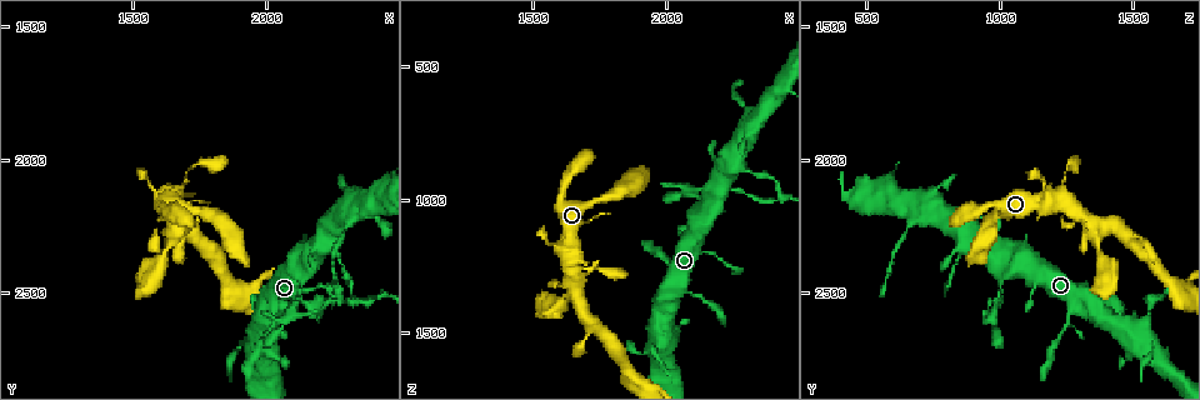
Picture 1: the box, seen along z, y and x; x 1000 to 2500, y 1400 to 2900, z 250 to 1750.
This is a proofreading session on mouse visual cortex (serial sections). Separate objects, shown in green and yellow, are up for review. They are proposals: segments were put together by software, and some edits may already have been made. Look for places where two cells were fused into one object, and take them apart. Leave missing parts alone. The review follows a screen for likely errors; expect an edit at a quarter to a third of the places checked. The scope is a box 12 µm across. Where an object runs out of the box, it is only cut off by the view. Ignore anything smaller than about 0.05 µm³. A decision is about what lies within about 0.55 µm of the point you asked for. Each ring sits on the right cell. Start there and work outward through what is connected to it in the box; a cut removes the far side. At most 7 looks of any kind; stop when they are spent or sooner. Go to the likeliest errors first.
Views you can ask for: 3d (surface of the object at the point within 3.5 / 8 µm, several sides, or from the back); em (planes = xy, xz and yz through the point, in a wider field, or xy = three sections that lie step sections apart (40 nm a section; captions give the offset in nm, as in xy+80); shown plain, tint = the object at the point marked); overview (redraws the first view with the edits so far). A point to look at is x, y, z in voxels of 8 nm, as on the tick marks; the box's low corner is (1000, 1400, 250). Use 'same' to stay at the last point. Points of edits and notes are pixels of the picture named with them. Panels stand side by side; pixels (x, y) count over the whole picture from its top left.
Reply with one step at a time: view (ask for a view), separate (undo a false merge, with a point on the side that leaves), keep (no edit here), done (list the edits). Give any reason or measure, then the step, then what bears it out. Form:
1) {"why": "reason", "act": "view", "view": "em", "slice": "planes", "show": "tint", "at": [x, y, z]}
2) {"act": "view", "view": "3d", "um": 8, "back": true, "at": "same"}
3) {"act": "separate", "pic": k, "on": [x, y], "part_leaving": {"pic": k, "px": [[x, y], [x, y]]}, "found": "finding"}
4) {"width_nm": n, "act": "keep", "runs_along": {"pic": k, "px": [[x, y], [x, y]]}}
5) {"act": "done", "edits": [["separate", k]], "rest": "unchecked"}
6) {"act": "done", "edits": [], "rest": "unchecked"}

{"why": "arms part here", "act": "view", "view": "3d", "um": 3.5, "at": [2100, 2560, 980]}

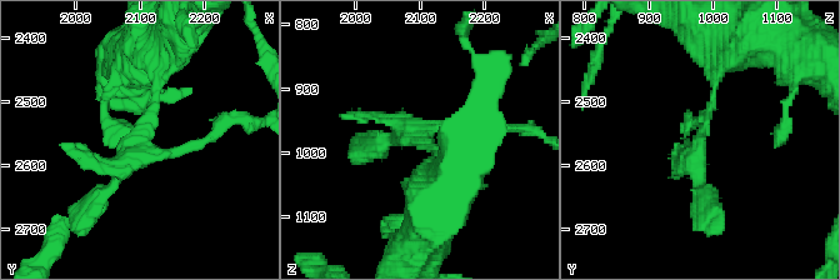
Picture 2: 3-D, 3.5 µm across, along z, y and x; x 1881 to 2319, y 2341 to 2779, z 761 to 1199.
{"act": "view", "view": "em", "slice": "xy", "step": 1, "show": "tint", "at": [2105, 2570, 975]}

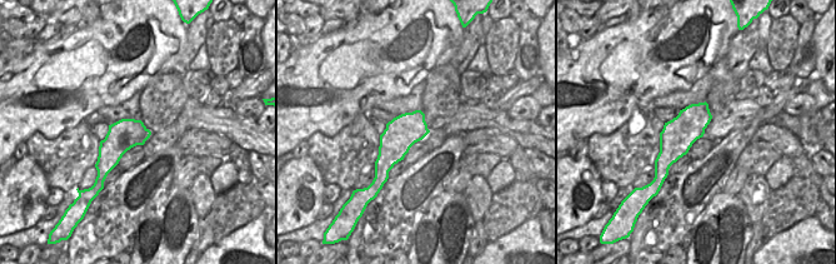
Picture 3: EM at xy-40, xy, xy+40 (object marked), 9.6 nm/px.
{"act": "separate", "pic": 2, "on": [74, 154], "found": "two cells meet here"}

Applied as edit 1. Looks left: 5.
{"act": "view", "view": "overview"}

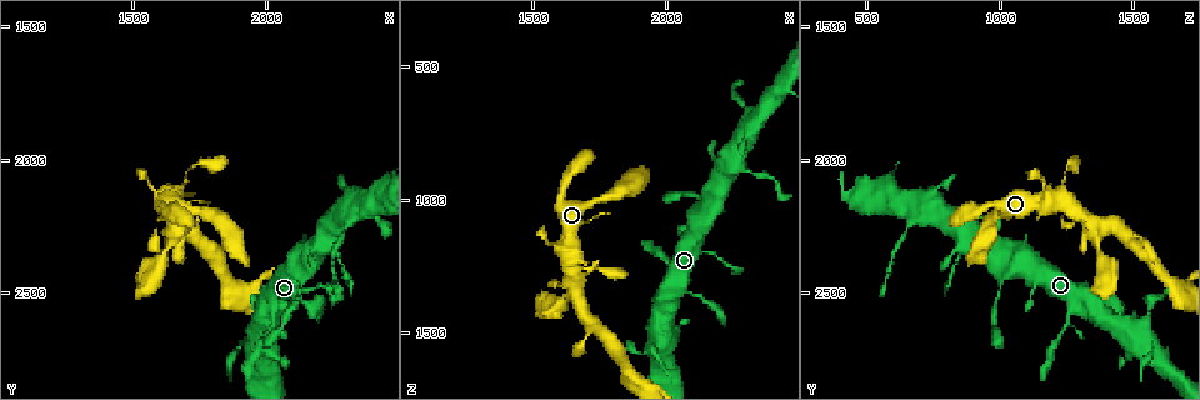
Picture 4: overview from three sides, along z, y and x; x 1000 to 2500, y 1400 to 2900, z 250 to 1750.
{"why": "narrows sharply", "act": "view", "view": "3d", "um": 3.5, "at": [2010, 2630, 1240]}

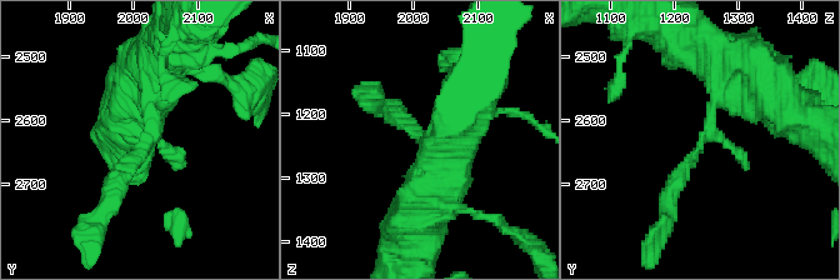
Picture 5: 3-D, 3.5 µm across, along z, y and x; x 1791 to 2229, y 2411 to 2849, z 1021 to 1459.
{"why": "need the tissue", "act": "view", "view": "em", "slice": "planes", "show": "tint", "at": [2020, 2635, 1245]}

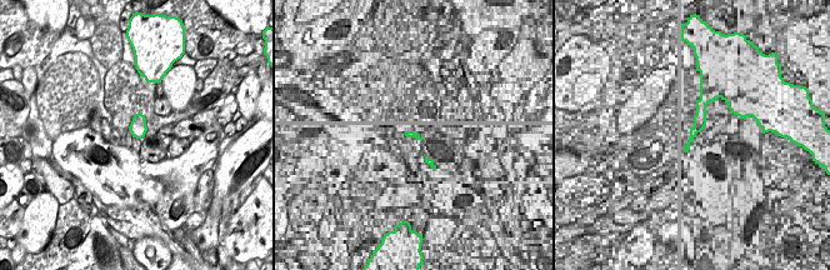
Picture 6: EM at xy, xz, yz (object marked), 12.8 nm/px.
{"why": "cut it another way", "act": "view", "view": "em", "slice": "xy", "step": 3, "show": "tint", "at": "same"}

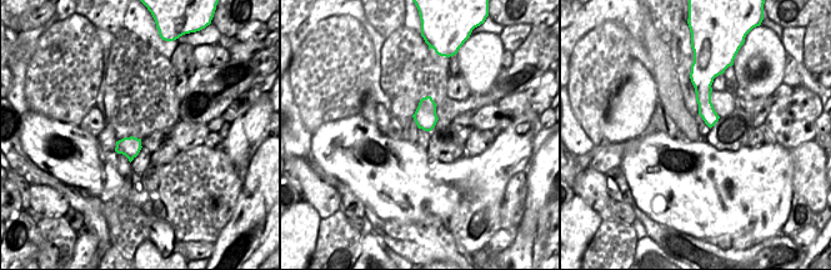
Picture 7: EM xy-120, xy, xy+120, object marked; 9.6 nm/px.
{"act": "keep", "runs_along": {"pic": 5, "px": [[743, 65], [666, 210]]}, "found": "all the same cell"}

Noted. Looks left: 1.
{"act": "done", "edits": [["separate", 2]], "rest": "unchecked"}

